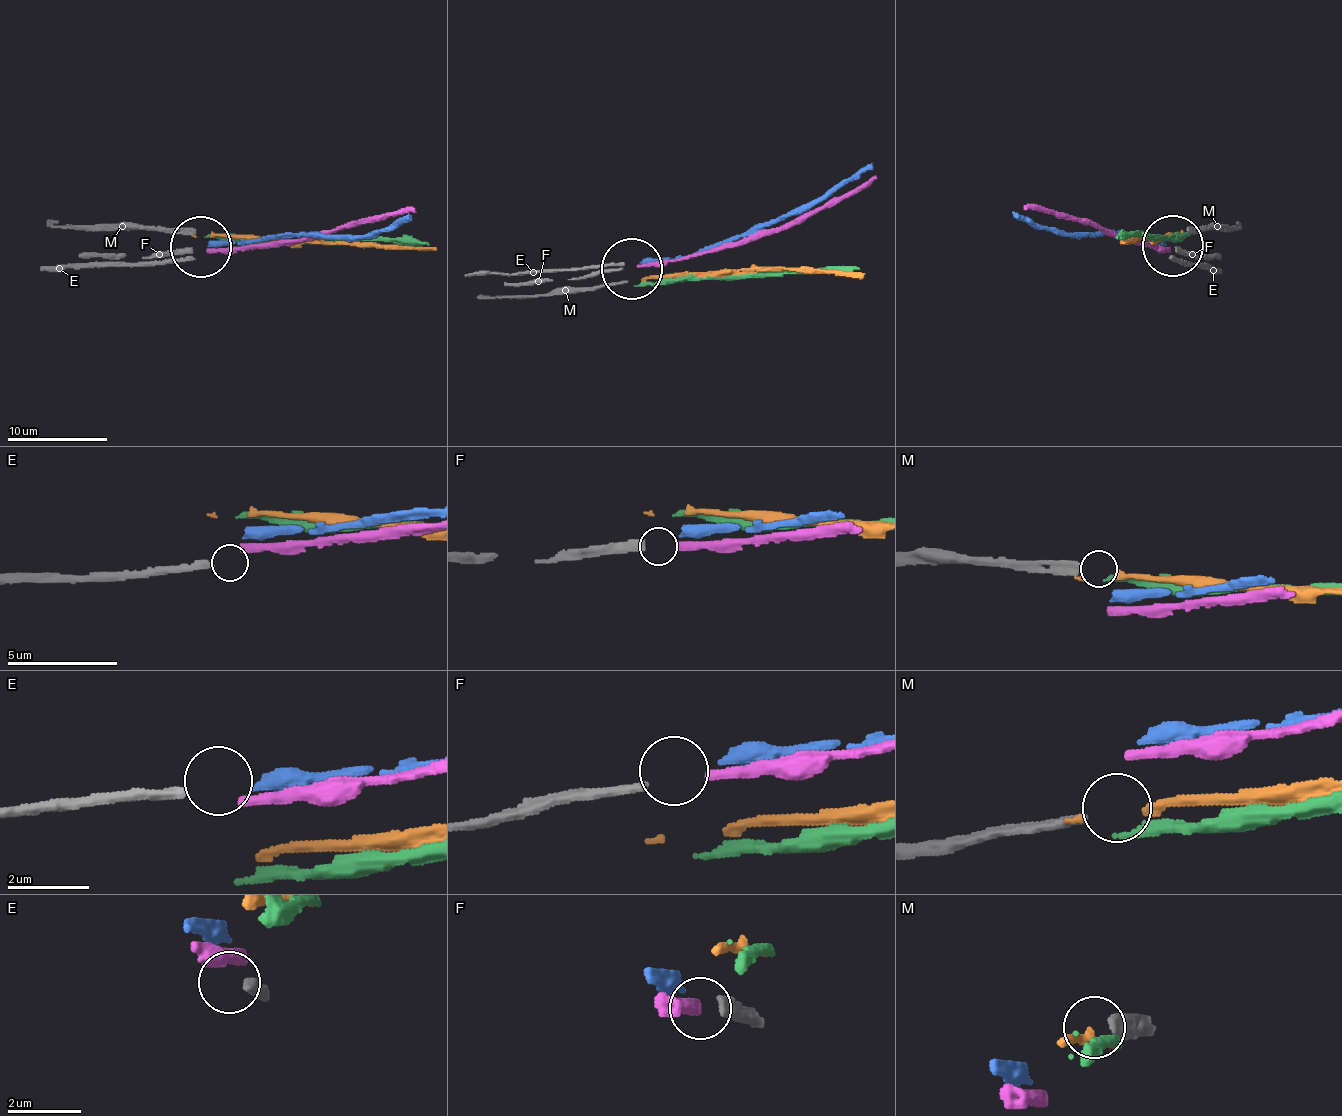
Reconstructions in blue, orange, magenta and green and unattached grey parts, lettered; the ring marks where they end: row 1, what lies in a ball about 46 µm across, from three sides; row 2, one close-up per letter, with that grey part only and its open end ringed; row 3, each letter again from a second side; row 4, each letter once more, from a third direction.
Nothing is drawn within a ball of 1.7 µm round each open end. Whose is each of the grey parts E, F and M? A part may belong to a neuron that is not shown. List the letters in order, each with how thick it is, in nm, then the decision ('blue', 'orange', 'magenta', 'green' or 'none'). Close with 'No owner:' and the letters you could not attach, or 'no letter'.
E: 280 nm | none
F: 280 nm | magenta
M: 280 nm | orange
No owner: E

